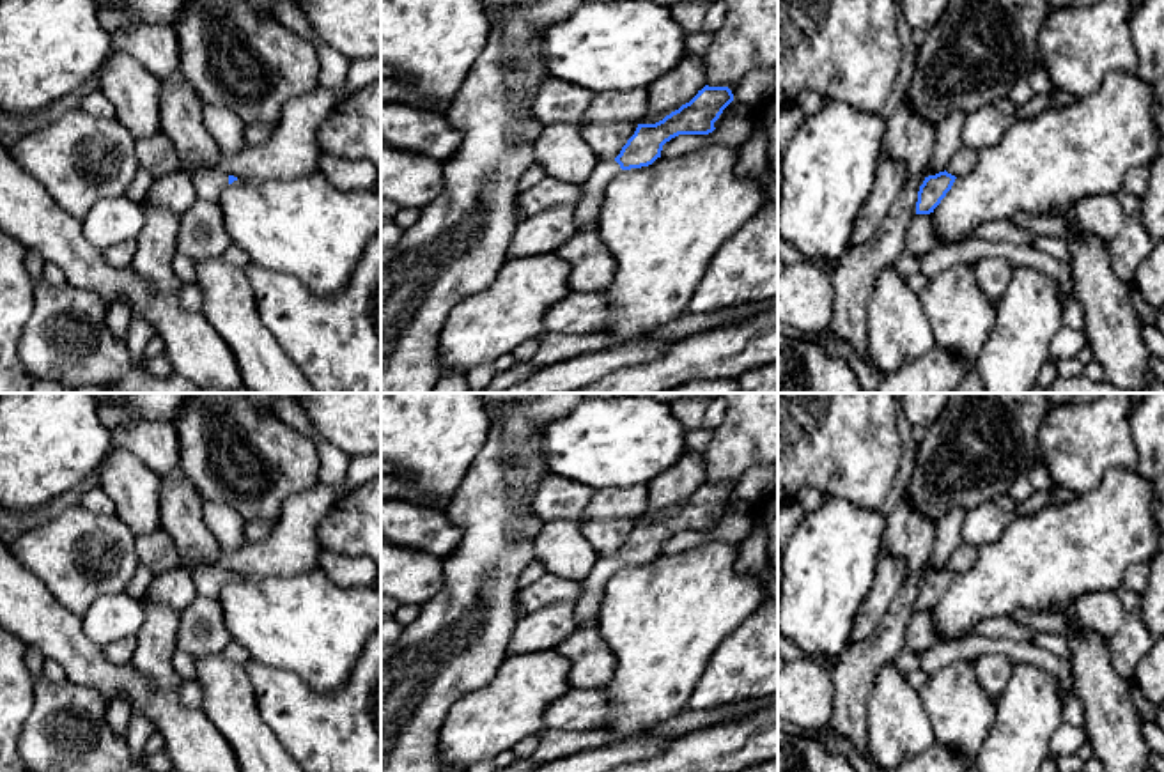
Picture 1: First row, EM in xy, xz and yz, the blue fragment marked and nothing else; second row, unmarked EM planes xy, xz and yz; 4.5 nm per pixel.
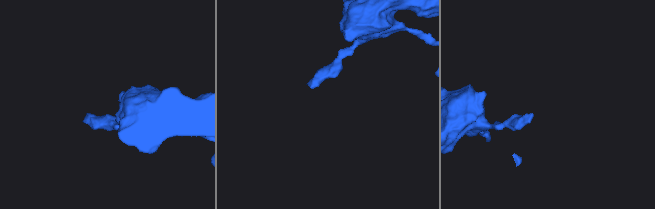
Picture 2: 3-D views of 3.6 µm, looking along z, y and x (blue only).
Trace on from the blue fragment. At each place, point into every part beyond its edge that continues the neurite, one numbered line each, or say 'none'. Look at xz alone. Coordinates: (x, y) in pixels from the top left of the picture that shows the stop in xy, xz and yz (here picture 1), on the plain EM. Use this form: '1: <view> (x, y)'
1: xz (587, 606)

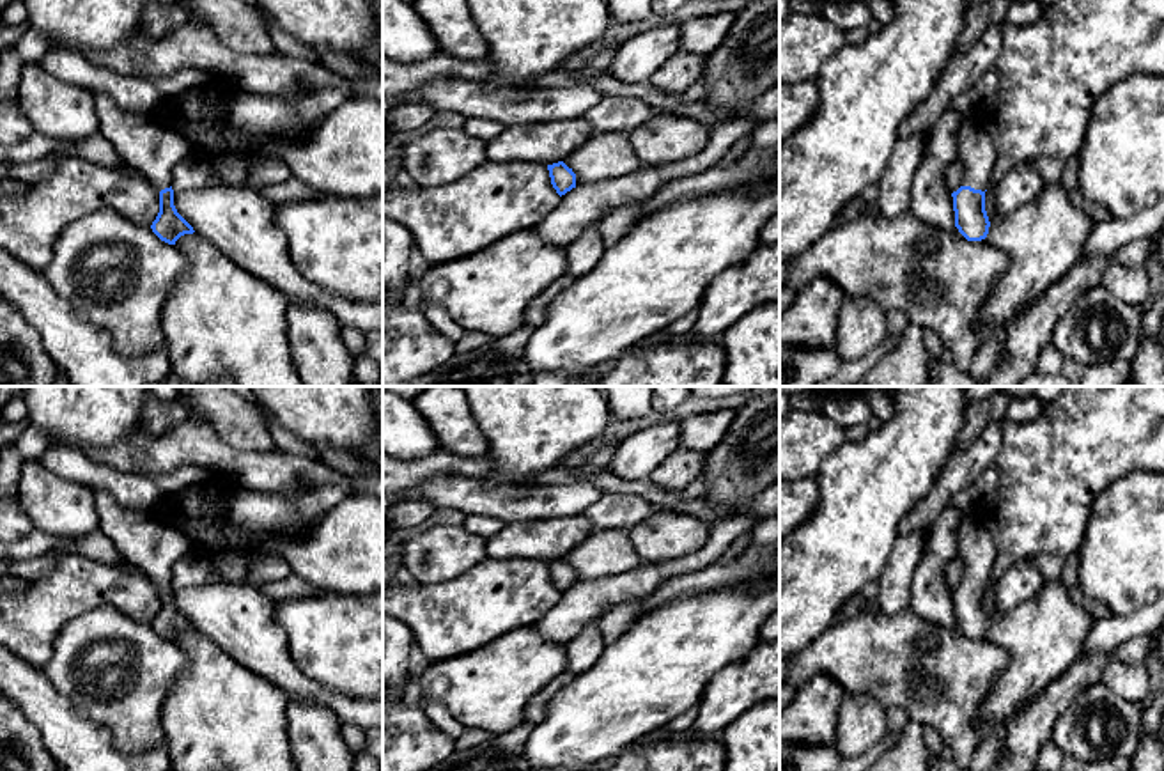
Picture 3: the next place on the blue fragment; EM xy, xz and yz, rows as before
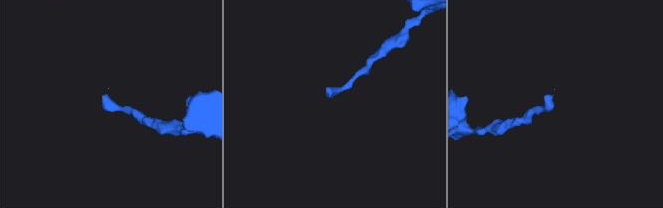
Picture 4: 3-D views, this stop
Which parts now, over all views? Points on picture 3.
1: yz (977, 548)

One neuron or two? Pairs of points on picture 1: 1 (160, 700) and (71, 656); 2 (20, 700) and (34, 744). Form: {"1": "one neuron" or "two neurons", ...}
{"1": "one neuron", "2": "two neurons"}

